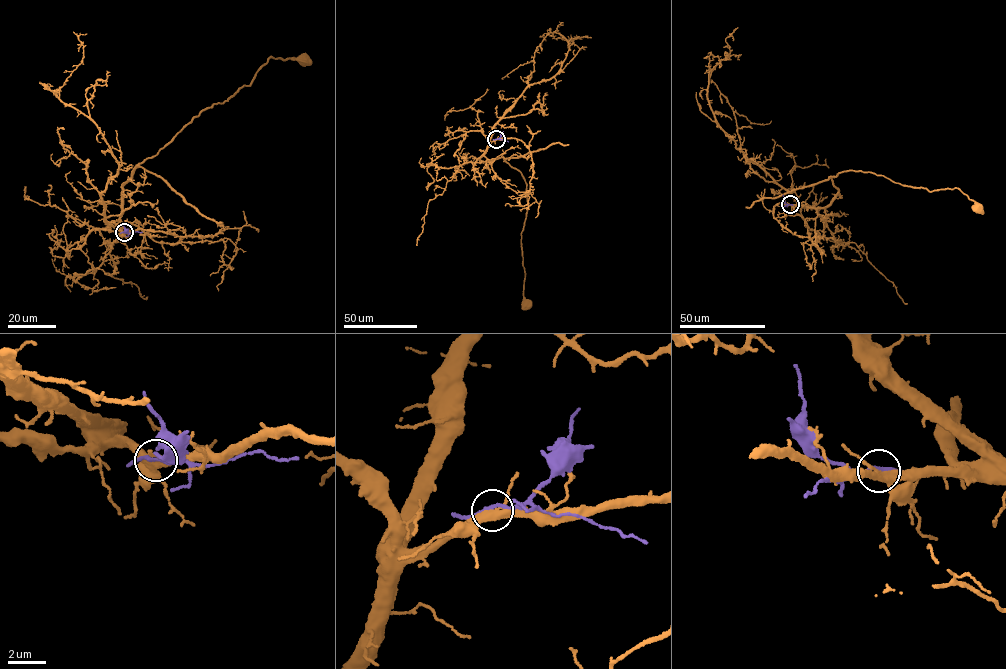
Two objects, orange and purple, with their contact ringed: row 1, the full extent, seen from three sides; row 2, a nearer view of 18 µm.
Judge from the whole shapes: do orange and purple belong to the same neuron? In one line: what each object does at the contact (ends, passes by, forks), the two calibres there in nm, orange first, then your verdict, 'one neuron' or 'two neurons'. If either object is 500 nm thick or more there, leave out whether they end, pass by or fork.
orange forks there; purple passes by; 320 nm thick on the orange side, 170 nm on the other; two neurons

